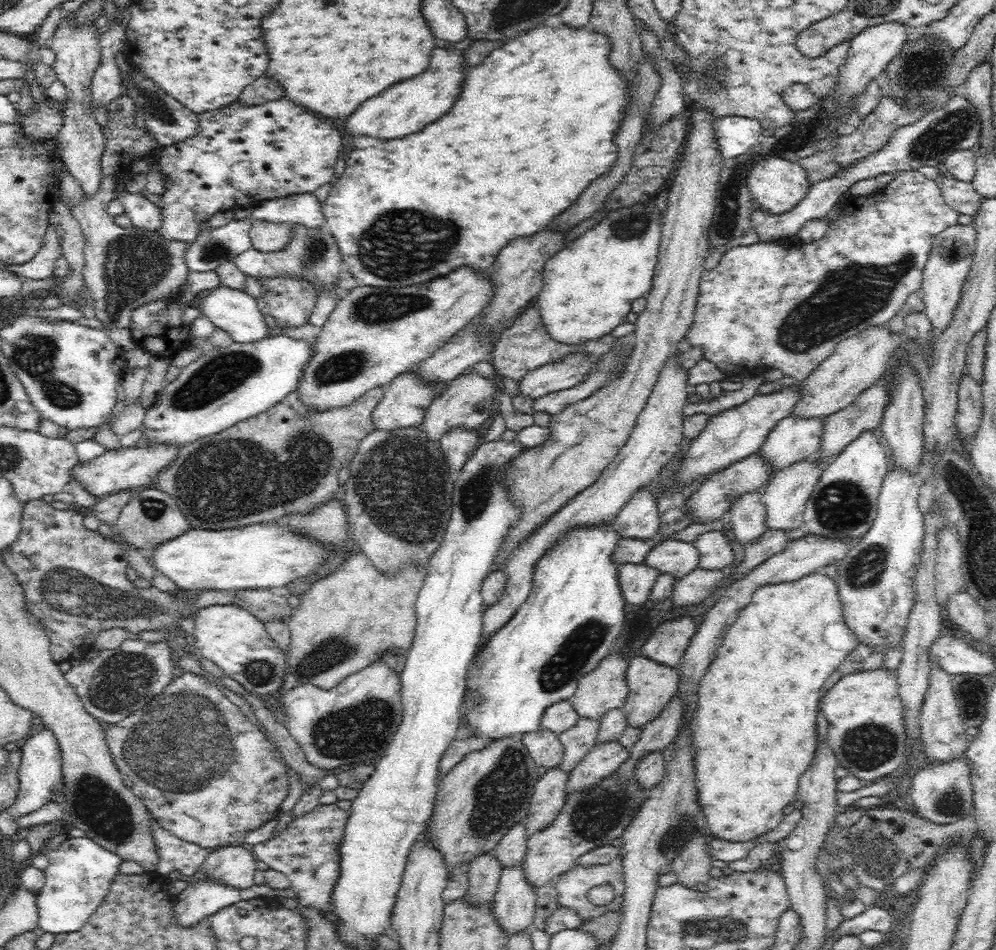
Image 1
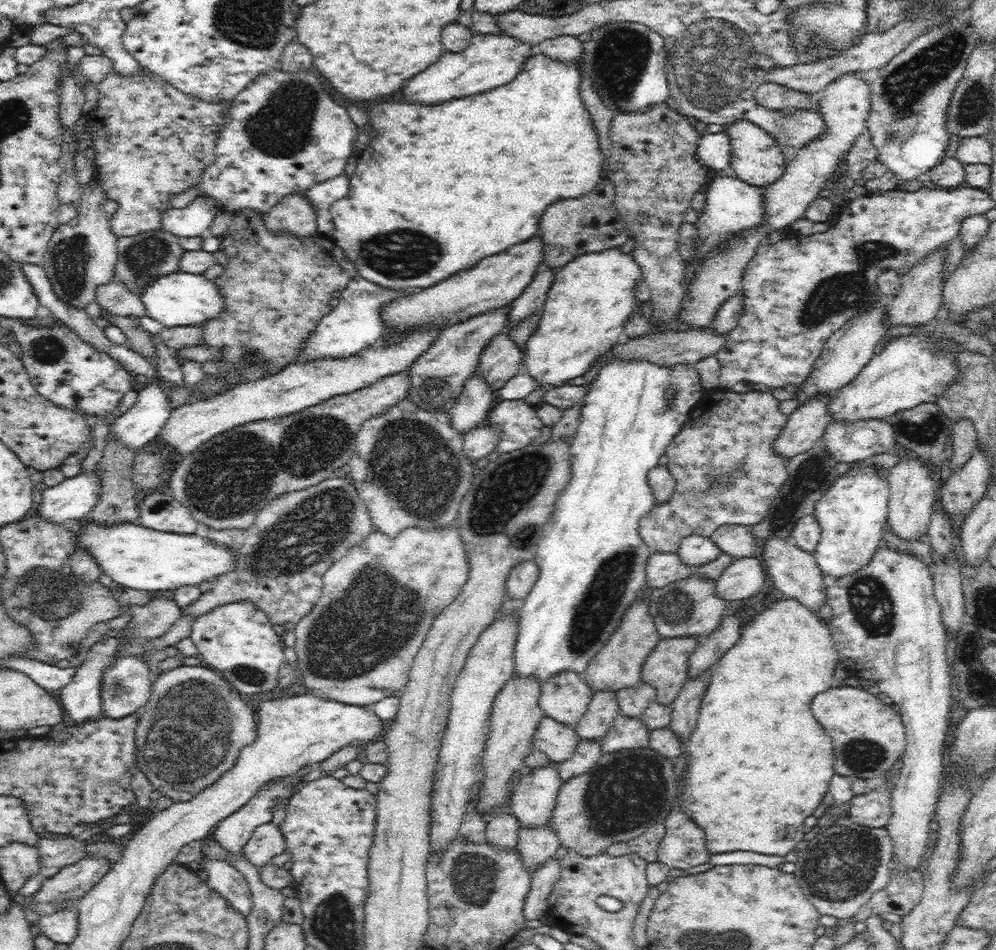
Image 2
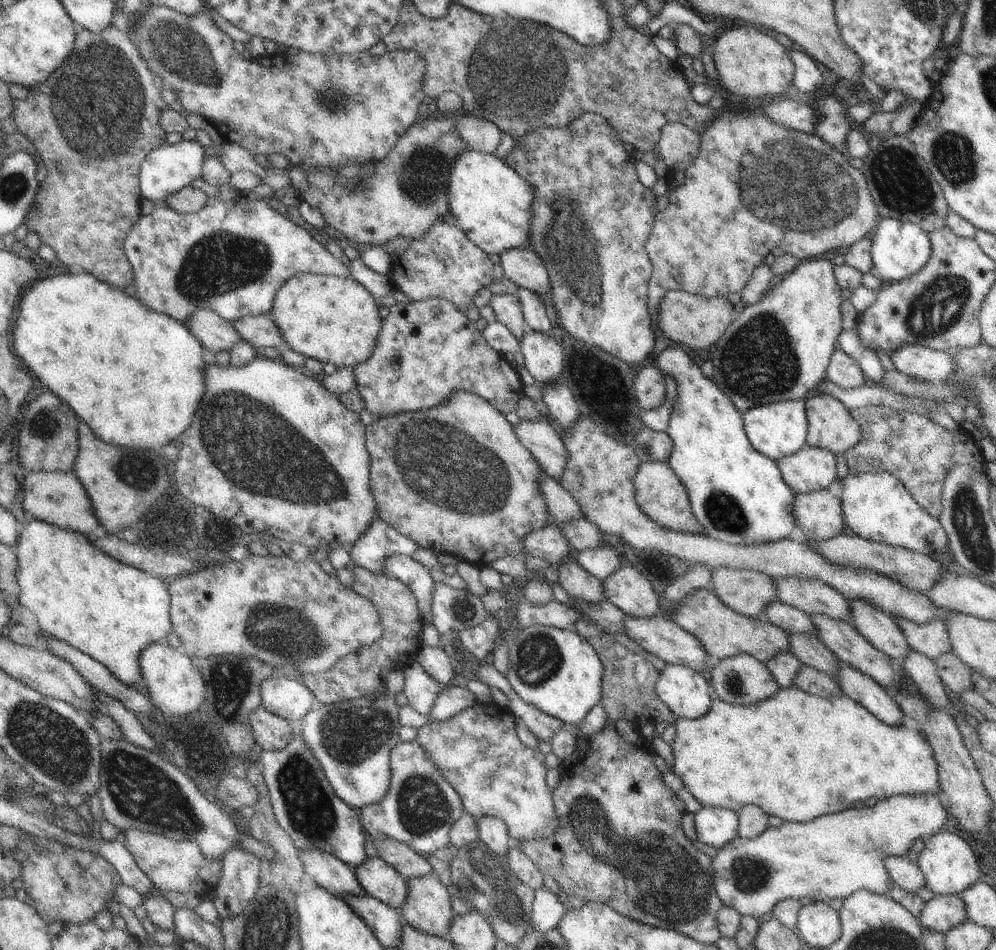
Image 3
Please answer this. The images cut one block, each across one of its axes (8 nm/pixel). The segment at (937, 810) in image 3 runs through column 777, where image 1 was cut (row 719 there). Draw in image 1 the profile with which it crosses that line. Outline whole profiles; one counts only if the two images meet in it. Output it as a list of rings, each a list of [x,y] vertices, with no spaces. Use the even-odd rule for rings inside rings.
[[[878,667],[842,676],[820,701],[822,713],[828,720],[826,741],[849,774],[859,779],[876,781],[882,777],[896,777],[906,761],[906,730],[904,727],[904,703],[900,699],[897,671]]]

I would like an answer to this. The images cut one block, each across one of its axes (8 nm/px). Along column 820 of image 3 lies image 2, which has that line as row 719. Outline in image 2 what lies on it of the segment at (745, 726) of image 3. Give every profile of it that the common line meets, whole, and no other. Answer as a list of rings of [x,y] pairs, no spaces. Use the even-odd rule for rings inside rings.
[[[785,598],[774,602],[743,626],[738,643],[730,648],[722,656],[722,659],[710,669],[706,694],[704,694],[704,698],[700,702],[700,710],[698,710],[697,726],[688,737],[685,746],[687,759],[683,772],[684,800],[680,800],[682,810],[705,832],[707,849],[710,854],[741,850],[785,857],[788,852],[795,849],[798,842],[808,837],[805,833],[804,820],[808,816],[812,816],[814,810],[820,806],[824,794],[829,791],[830,781],[836,773],[832,762],[832,739],[824,731],[824,727],[812,718],[812,712],[810,712],[812,702],[810,700],[814,700],[816,694],[837,686],[834,680],[834,668],[840,664],[839,660],[840,656],[836,651],[829,624],[818,617],[818,612],[814,613],[794,599]]]

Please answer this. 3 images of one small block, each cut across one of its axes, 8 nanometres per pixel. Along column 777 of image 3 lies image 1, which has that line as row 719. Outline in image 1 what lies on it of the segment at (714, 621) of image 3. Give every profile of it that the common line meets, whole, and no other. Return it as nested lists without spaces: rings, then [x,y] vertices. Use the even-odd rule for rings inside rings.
[[[637,656],[631,659],[626,669],[626,682],[629,688],[625,703],[621,709],[626,715],[626,723],[636,729],[644,727],[660,717],[662,710],[668,706],[670,698],[677,694],[679,683],[679,670],[662,665],[644,656]]]

